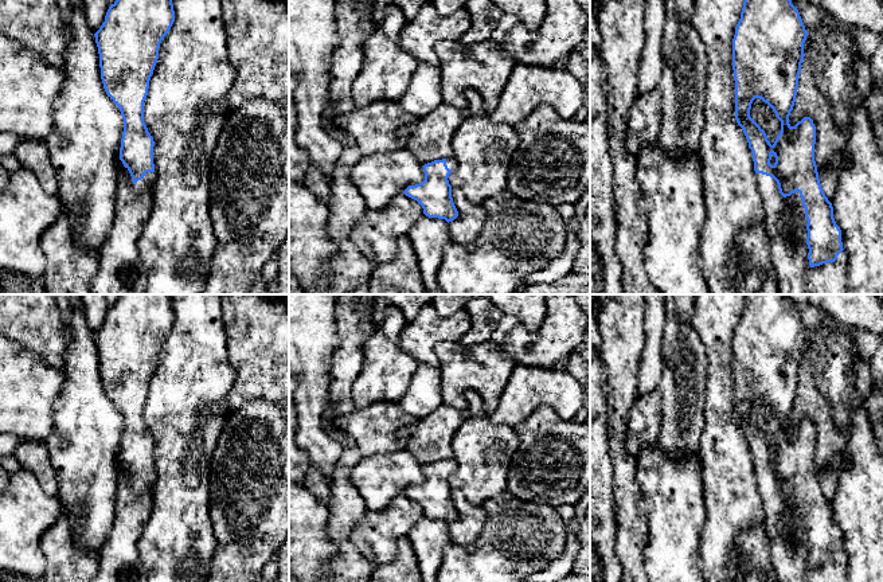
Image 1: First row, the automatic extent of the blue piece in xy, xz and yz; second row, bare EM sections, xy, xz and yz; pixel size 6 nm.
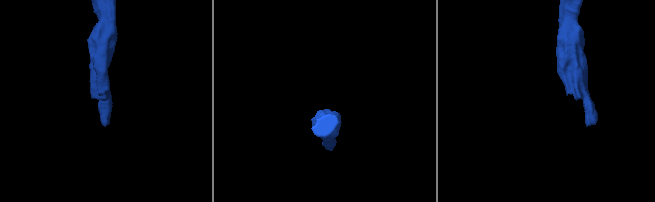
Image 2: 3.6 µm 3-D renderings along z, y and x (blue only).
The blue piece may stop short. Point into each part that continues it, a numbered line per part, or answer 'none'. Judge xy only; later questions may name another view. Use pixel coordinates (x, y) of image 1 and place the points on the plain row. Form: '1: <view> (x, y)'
1: xy (147, 483)

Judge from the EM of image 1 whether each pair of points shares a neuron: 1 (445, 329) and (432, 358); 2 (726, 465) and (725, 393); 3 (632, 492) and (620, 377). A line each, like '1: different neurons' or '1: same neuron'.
1: same neuron
2: same neuron
3: same neuron

